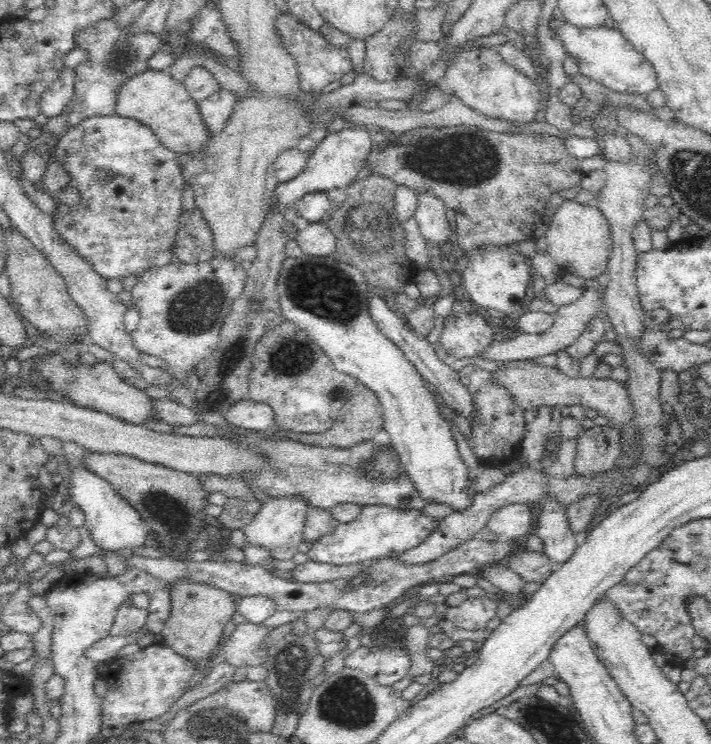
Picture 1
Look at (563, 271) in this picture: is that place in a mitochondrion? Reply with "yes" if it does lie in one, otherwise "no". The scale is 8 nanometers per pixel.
no

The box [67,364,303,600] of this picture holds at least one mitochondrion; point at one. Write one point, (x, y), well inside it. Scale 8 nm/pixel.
(171, 513)

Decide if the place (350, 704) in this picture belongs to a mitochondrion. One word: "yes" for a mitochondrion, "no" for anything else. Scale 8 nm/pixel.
yes

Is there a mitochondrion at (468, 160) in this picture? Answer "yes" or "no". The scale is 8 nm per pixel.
yes

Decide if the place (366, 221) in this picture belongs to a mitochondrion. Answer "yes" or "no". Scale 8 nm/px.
yes

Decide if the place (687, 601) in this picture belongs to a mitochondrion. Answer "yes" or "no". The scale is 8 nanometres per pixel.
no

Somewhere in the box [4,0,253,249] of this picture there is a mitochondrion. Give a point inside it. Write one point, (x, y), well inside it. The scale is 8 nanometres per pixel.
(113, 69)

